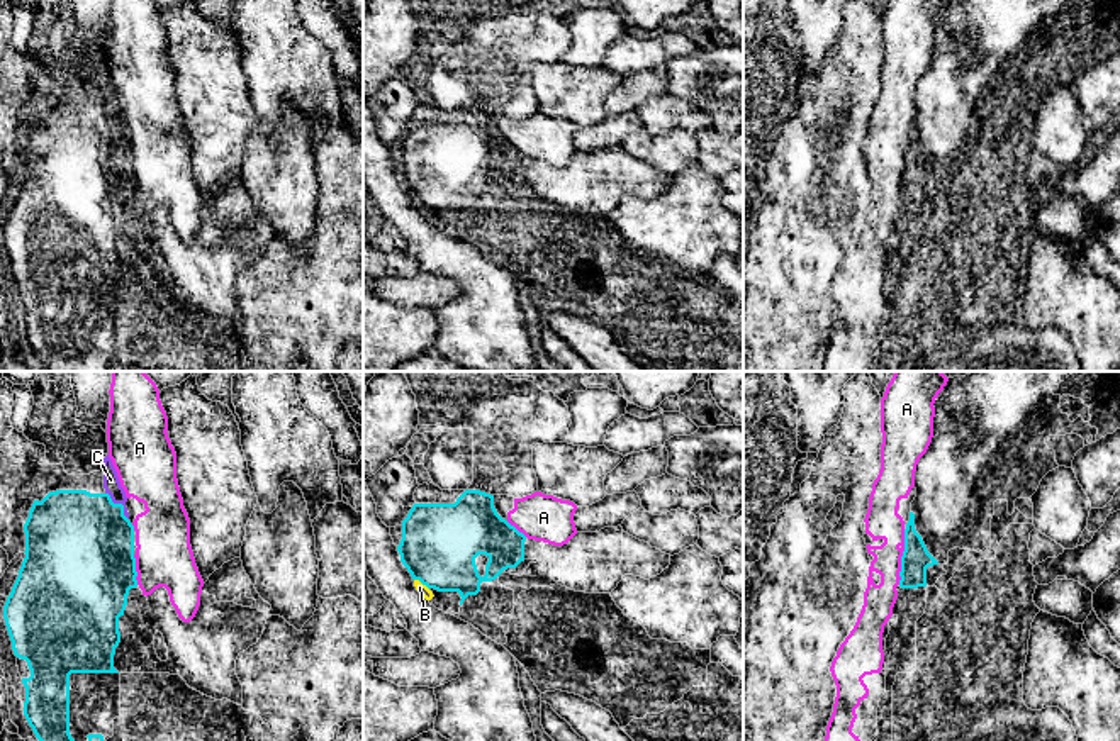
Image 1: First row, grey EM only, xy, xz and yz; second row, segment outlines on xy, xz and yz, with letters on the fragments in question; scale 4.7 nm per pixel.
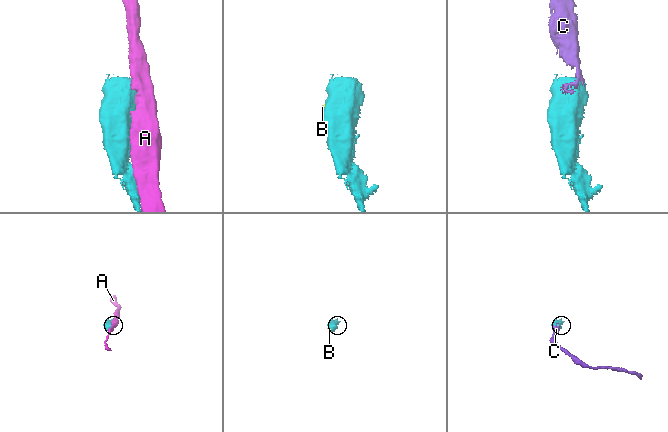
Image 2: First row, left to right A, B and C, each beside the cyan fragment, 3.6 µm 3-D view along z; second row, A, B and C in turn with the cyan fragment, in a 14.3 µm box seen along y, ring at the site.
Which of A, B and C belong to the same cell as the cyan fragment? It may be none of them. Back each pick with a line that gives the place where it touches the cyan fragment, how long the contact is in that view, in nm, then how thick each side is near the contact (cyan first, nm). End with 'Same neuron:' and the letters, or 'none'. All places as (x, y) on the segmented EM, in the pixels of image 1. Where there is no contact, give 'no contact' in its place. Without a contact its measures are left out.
B: xz (421, 582) | 90 nm | 360/50 nm
C: xy (121, 504) | 170 nm | 460/80 nm
Same neuron: B, C

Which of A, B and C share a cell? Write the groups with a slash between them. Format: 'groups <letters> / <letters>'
groups A / B C

